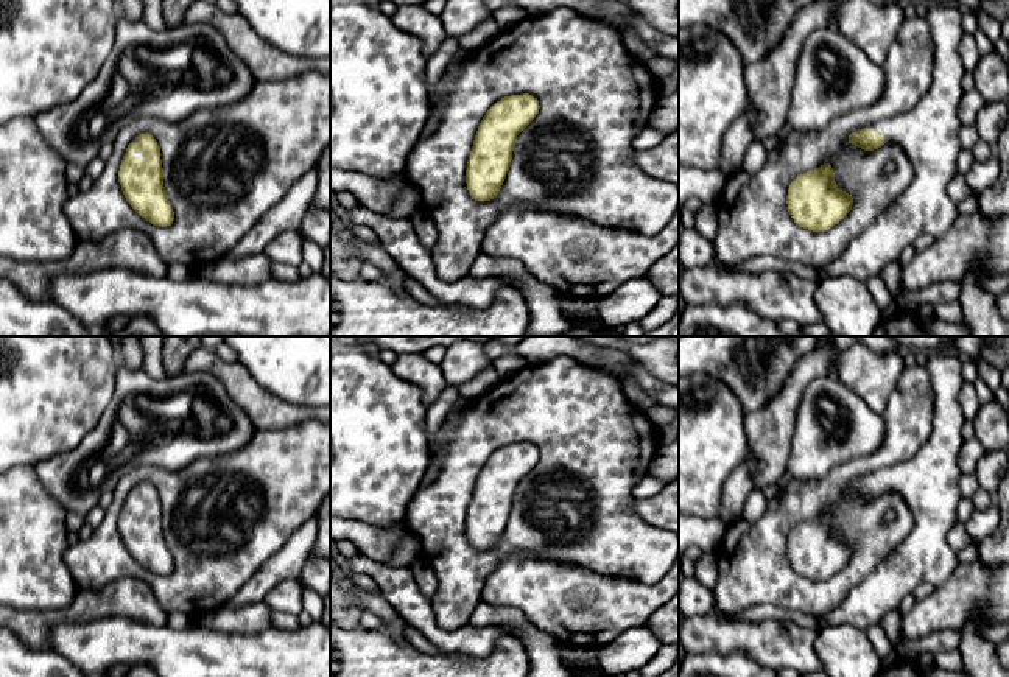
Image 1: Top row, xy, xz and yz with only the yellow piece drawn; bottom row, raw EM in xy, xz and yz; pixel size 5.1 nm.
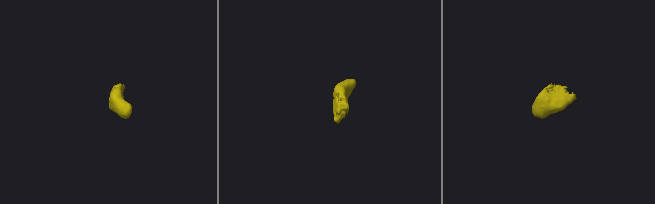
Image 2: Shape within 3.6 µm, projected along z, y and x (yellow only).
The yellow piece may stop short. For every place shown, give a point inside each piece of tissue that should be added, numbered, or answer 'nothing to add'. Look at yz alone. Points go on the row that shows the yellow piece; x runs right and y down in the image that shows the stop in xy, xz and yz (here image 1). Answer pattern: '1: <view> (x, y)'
1: yz (928, 134)

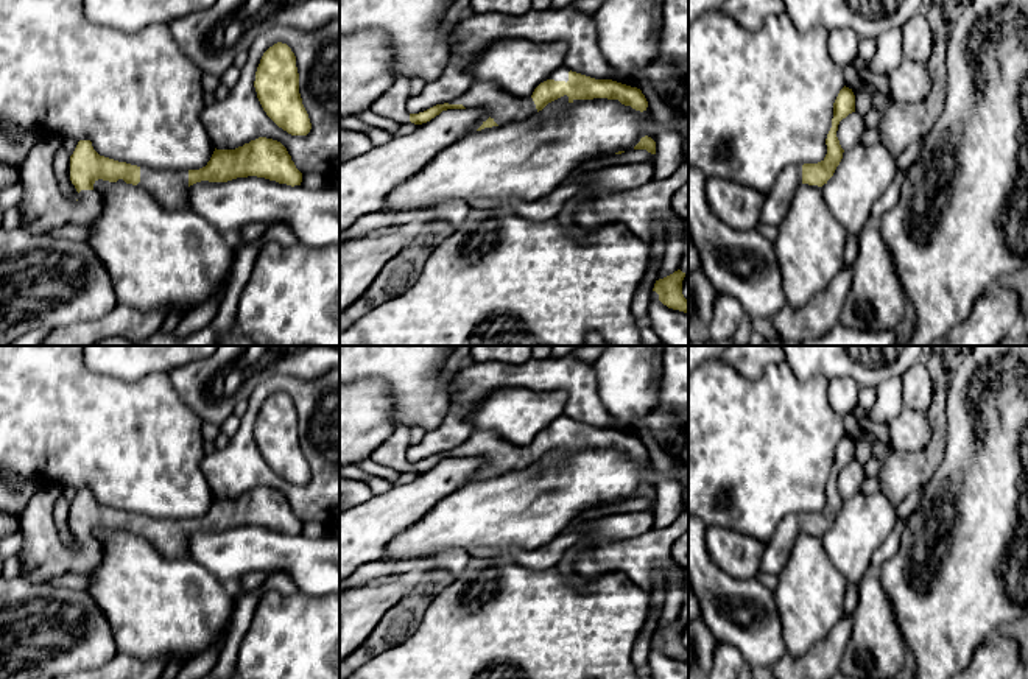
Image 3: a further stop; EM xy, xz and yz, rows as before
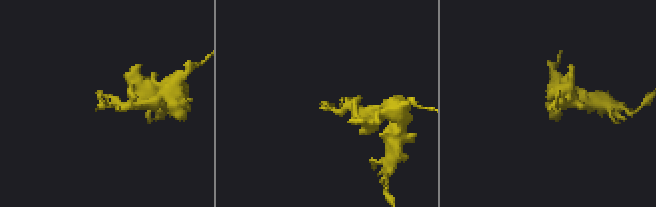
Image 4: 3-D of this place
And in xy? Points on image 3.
1: xy (168, 187)

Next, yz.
1: yz (778, 201)

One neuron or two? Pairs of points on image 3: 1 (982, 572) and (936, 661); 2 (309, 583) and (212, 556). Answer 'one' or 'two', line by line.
1: one
2: one

